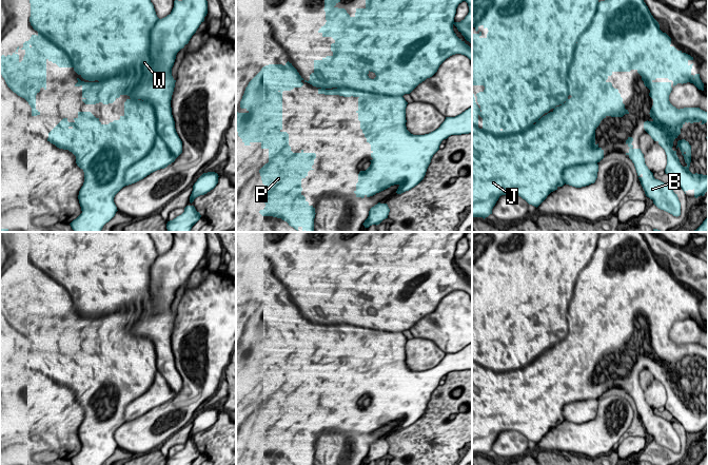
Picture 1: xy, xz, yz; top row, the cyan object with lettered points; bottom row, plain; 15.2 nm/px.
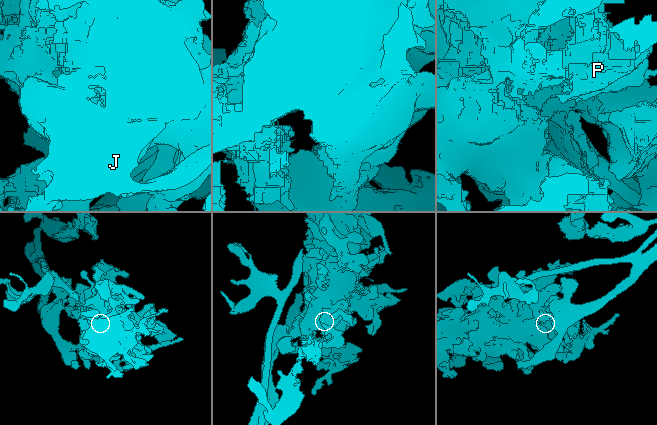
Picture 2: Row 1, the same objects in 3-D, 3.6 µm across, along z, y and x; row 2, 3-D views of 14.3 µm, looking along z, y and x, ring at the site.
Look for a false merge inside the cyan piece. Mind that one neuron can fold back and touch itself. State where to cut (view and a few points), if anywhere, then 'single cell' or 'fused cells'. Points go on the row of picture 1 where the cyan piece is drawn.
cut xy (145, 100), (154, 110), (155, 142), (125, 171), (124, 185); fused cells

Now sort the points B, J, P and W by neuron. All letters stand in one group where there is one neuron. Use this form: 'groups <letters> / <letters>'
groups B J P / W

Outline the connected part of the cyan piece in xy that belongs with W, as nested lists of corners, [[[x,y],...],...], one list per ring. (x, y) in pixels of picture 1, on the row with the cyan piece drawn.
[[[30,0],[30,3],[33,28],[67,54],[78,75],[104,85],[129,85],[126,95],[133,101],[141,99],[153,105],[157,119],[155,143],[145,157],[125,171],[125,186],[174,162],[182,153],[171,108],[176,80],[172,70],[157,79],[141,74],[151,58],[151,31],[159,19],[151,0]]]

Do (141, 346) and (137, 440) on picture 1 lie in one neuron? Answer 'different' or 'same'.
different

